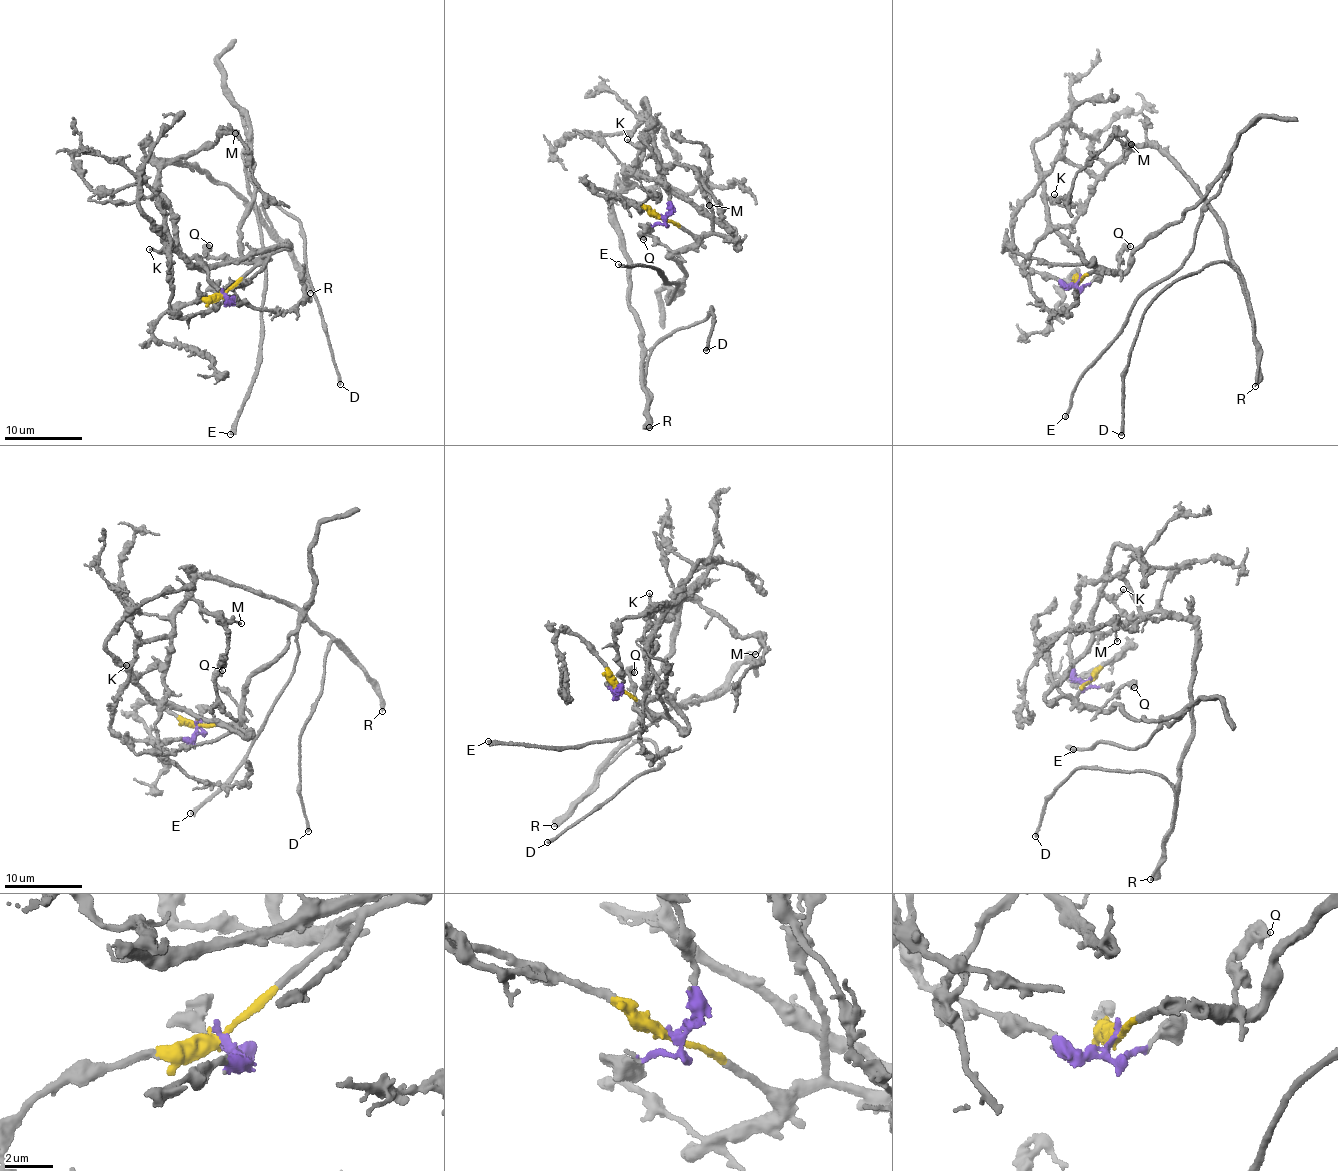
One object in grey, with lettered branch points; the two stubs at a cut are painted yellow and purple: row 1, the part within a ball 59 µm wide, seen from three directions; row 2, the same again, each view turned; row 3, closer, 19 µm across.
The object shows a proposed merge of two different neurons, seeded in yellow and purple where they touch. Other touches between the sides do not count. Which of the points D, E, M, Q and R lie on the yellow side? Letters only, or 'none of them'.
E, Q

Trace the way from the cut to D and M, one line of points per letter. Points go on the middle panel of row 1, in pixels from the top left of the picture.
D: (661, 217), (664, 172), (643, 132), (658, 120), (612, 199), (627, 295), (645, 348), (712, 307), (706, 350)
M: (661, 217), (670, 210), (664, 172), (643, 132), (658, 120), (631, 182), (685, 193), (700, 184), (709, 206)

